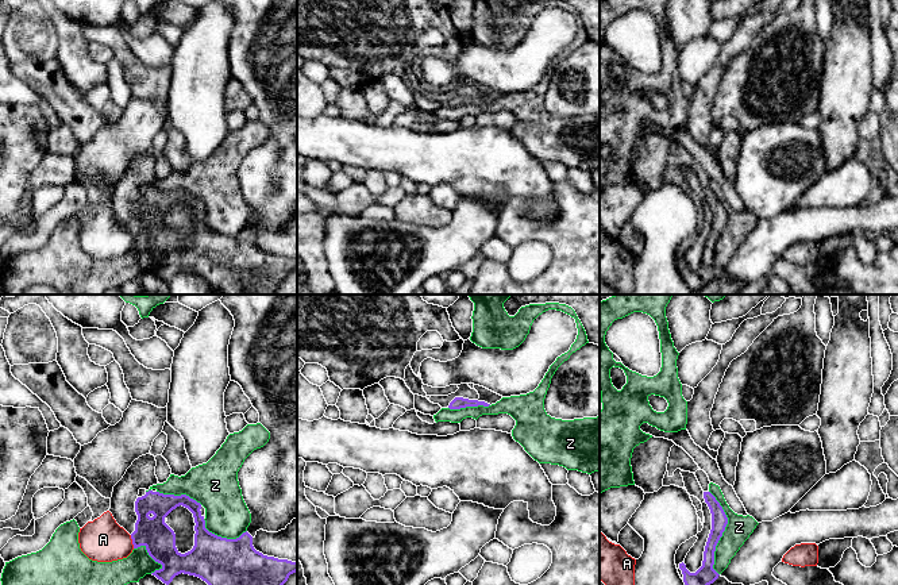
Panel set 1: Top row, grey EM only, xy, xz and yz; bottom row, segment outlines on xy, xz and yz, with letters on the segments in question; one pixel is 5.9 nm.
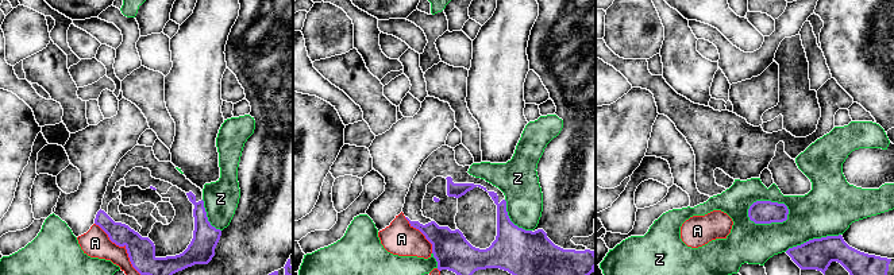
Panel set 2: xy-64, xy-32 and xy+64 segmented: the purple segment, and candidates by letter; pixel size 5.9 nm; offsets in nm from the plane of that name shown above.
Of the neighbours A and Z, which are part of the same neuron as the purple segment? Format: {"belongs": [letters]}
{"belongs": []}

